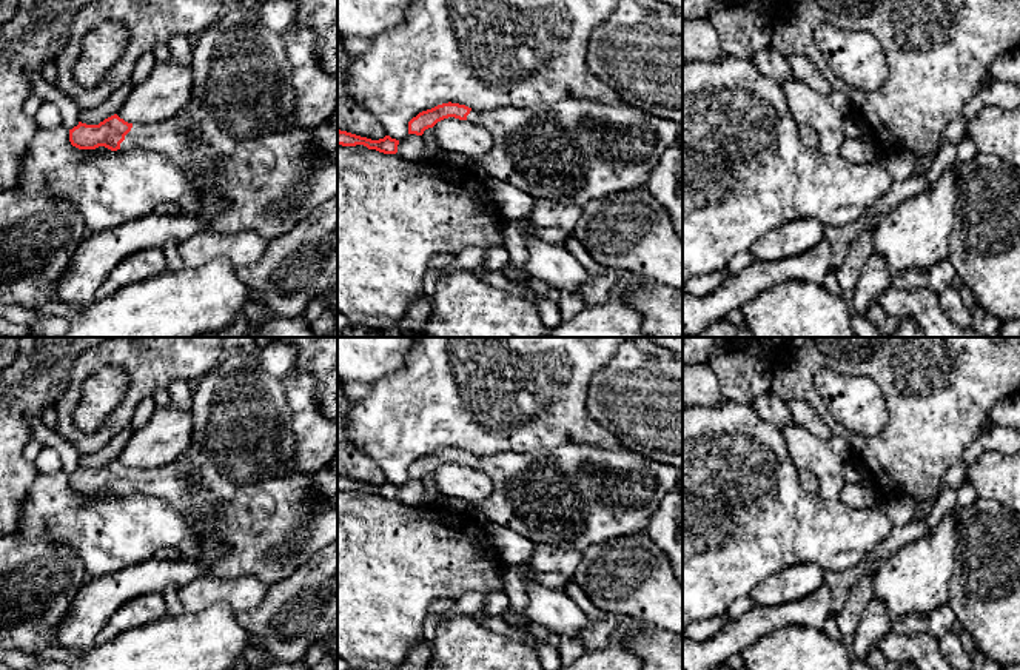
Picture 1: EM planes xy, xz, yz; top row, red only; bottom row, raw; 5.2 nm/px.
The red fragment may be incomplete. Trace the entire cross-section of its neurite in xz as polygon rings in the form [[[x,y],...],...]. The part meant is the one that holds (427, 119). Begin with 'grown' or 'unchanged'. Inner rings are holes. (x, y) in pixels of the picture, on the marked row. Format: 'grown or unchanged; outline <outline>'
grown; outline [[[589,99],[488,112],[448,102],[413,117],[408,134],[422,136],[425,129],[448,117],[478,123],[493,136],[492,148],[482,156],[470,157],[467,169],[484,179],[508,182],[535,199],[581,208],[606,194],[643,186],[679,134],[678,122],[630,105],[607,105]]]

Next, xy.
grown; outline [[[234,6],[225,9],[223,14],[202,32],[193,39],[191,66],[194,72],[193,91],[190,102],[177,111],[171,119],[162,123],[133,125],[120,119],[117,114],[105,119],[99,125],[86,125],[79,122],[69,129],[69,142],[79,149],[96,149],[105,146],[111,151],[148,148],[168,157],[190,180],[200,197],[200,208],[194,213],[210,223],[210,231],[219,234],[236,234],[240,231],[256,231],[267,240],[280,237],[304,220],[316,206],[337,194],[337,160],[327,160],[311,146],[310,128],[294,123],[296,97],[291,85],[293,65],[287,54],[287,46],[280,32],[265,28],[256,15],[256,9],[250,6]]]

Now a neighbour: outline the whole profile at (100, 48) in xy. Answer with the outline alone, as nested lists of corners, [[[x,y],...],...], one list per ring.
[[[102,22],[91,29],[80,42],[74,63],[75,82],[91,89],[102,83],[106,72],[122,57],[129,40],[123,23]]]

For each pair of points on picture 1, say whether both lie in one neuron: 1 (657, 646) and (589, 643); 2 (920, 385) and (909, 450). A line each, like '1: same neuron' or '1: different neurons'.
1: same neuron
2: same neuron

